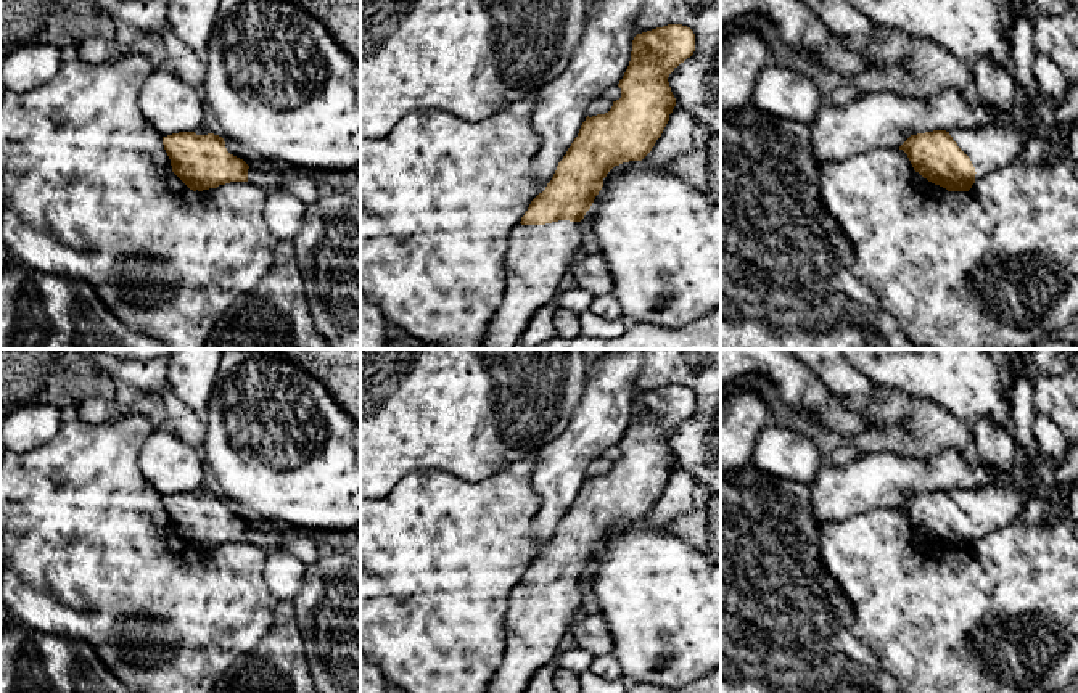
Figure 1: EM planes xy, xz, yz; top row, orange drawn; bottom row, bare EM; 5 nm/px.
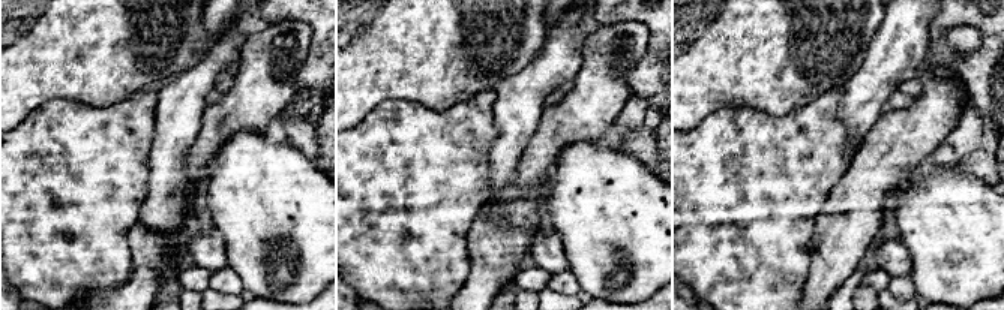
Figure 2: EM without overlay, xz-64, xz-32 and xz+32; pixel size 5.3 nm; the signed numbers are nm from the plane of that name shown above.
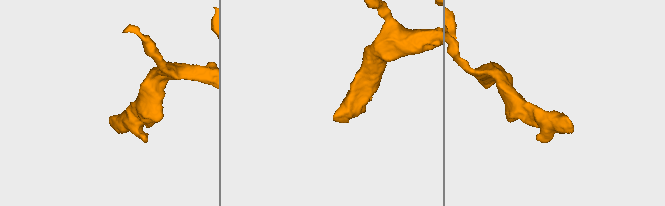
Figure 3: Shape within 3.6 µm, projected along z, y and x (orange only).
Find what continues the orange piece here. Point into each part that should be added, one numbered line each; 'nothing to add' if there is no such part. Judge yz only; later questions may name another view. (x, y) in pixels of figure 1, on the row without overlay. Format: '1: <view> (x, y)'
1: yz (991, 507)

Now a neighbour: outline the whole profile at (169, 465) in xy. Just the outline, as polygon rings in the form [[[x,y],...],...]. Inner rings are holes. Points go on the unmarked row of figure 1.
[[[167,428],[156,429],[140,450],[140,471],[163,497],[203,487],[203,453]]]

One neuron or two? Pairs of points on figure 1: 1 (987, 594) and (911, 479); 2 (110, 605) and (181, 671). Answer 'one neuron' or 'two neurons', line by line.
1: two neurons
2: one neuron

